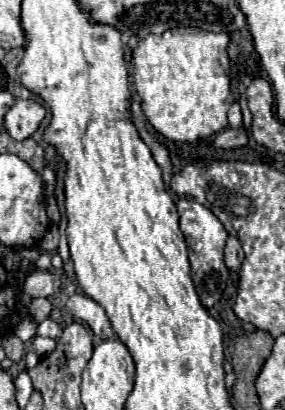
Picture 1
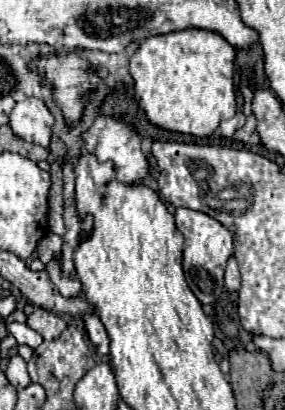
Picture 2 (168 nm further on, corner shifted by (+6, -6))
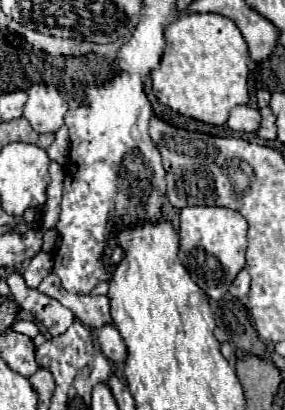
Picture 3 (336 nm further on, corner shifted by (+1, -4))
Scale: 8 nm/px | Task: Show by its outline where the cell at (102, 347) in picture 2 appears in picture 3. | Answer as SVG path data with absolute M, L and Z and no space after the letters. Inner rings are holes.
M105 324L103 328L99 328L97 340L99 340L101 352L111 362L123 362L125 360L125 342L123 342L121 334L115 330L113 324Z

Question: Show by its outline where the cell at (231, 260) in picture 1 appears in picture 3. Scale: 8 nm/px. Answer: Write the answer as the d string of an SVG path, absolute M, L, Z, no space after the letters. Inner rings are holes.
M243 268L243 270L237 274L237 278L233 280L231 288L229 288L231 296L235 296L235 298L243 298L243 296L247 296L247 294L249 294L249 282L251 282L249 272Z

